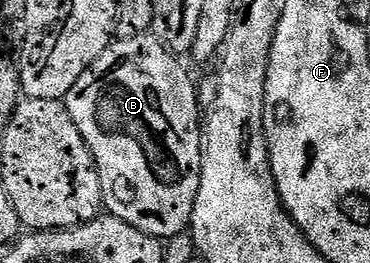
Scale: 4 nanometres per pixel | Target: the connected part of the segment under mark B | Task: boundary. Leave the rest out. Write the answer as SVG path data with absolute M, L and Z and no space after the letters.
M151 33L115 39L112 40L111 46L92 63L91 67L84 71L81 79L77 79L77 83L73 83L73 87L67 92L65 98L69 115L73 119L77 131L81 131L81 139L85 139L85 143L91 152L91 158L95 161L95 170L99 176L101 191L103 192L103 209L110 216L137 227L151 237L160 239L170 239L177 236L178 233L188 232L193 207L197 199L197 191L199 190L199 176L203 170L203 131L201 128L201 109L199 113L199 97L195 94L195 85L191 82L190 75L183 70L183 65L179 61L182 60L171 50L166 49Z

